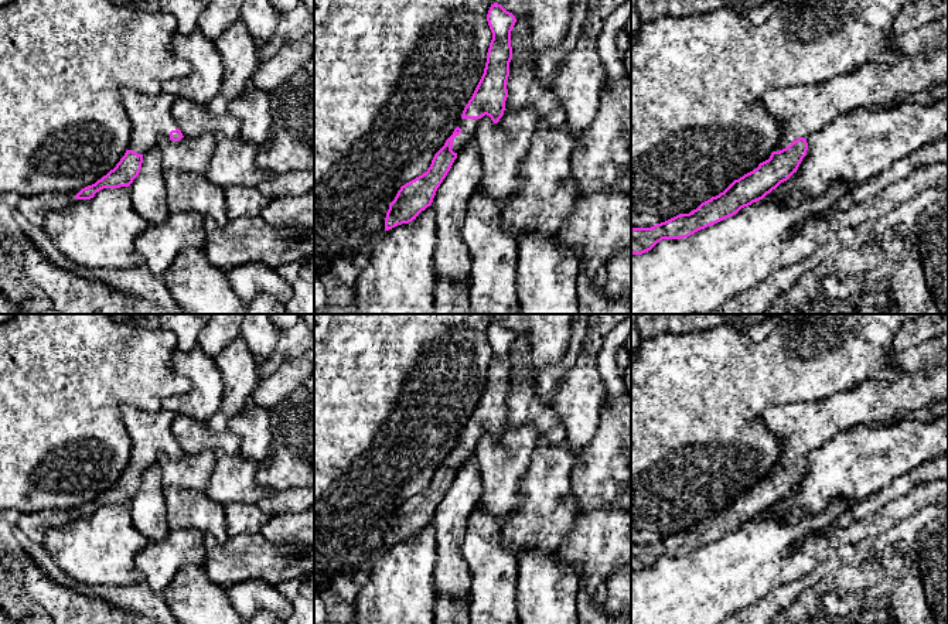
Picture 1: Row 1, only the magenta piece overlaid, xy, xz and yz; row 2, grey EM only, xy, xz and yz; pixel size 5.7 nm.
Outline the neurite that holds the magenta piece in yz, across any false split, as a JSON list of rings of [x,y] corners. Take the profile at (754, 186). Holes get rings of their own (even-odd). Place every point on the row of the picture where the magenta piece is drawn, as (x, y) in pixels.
[[[948,17],[903,34],[890,51],[897,55],[893,62],[867,62],[818,85],[768,91],[761,102],[781,122],[781,137],[770,158],[692,212],[651,228],[632,228],[631,253],[642,255],[662,239],[688,238],[763,200],[798,170],[807,139],[840,115],[869,105],[891,106],[901,93],[948,83]]]

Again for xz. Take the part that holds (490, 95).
[[[494,3],[488,10],[487,21],[492,40],[487,52],[484,74],[463,110],[461,120],[444,146],[434,154],[427,171],[400,187],[389,204],[385,231],[412,222],[430,207],[437,188],[457,158],[457,153],[471,137],[475,137],[480,119],[487,115],[494,123],[498,123],[504,115],[512,59],[511,31],[516,18],[501,4]]]

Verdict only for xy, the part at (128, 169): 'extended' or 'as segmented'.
extended

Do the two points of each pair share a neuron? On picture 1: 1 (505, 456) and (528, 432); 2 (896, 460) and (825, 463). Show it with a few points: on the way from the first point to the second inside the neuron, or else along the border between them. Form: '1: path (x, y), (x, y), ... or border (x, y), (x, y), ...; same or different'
1: path (511, 450), (524, 437); same
2: path (879, 460), (842, 463); same

